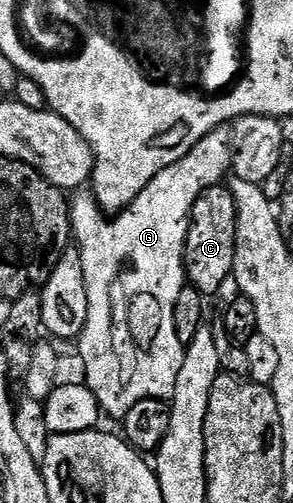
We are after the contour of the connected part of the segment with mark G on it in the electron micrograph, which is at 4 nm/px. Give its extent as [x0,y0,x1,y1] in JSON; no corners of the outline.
[69,125,233,420]

